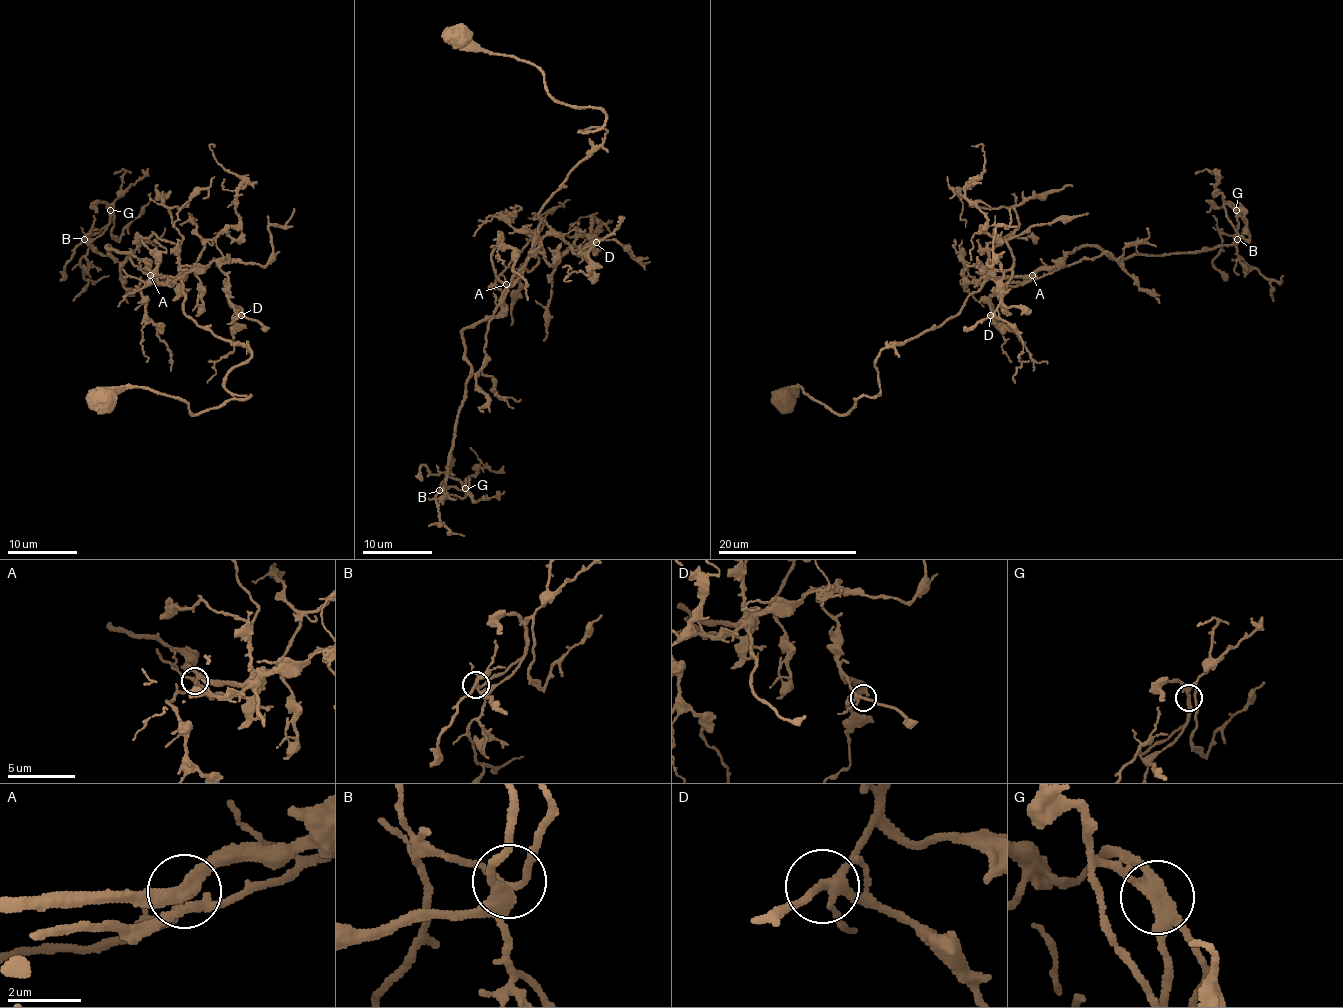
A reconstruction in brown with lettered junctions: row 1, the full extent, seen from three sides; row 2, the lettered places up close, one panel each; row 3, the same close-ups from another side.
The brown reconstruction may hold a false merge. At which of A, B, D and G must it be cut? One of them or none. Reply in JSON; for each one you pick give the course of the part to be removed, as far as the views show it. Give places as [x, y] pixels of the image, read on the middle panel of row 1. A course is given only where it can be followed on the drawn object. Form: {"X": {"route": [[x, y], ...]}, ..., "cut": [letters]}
{"cut": []}

